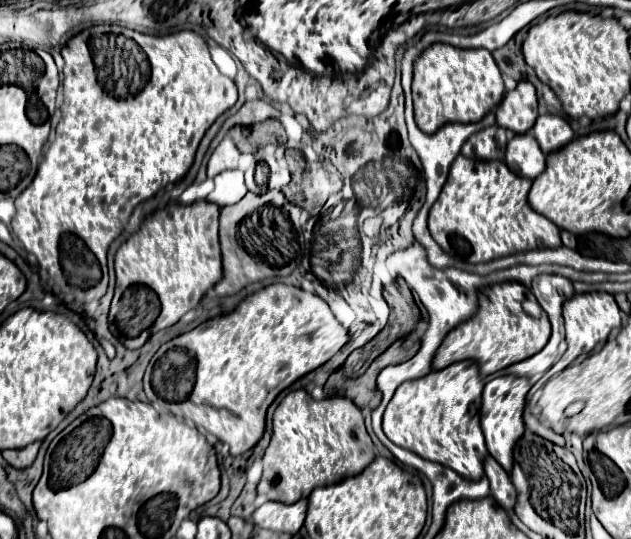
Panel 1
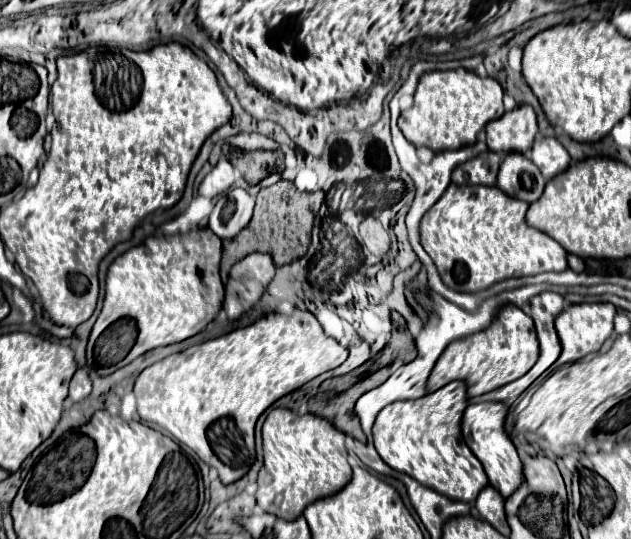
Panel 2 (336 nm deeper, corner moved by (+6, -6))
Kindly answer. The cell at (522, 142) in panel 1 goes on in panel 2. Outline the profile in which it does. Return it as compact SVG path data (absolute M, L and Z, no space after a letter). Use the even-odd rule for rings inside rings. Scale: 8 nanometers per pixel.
M508 152L500 164L496 184L508 196L520 198L524 202L534 202L542 196L546 180L526 154Z

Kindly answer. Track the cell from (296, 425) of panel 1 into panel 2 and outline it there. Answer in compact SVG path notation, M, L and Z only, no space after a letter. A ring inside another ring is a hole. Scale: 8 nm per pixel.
M274 408L266 416L266 422L262 426L262 440L264 440L264 468L258 474L256 502L268 514L280 516L284 520L296 520L310 502L336 494L352 478L352 468L346 460L348 452L344 444L344 434L326 418L314 414L300 416L288 408Z

